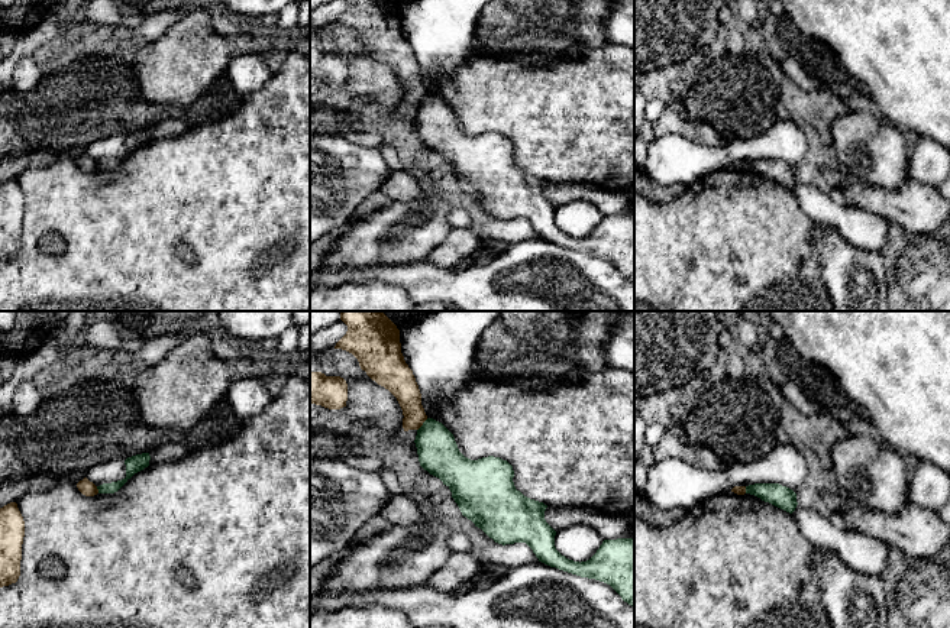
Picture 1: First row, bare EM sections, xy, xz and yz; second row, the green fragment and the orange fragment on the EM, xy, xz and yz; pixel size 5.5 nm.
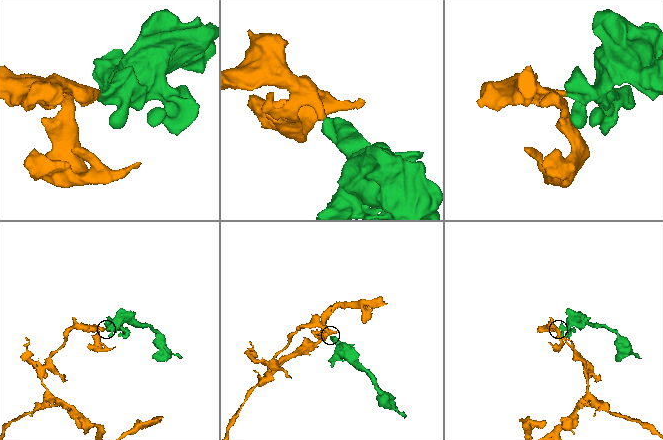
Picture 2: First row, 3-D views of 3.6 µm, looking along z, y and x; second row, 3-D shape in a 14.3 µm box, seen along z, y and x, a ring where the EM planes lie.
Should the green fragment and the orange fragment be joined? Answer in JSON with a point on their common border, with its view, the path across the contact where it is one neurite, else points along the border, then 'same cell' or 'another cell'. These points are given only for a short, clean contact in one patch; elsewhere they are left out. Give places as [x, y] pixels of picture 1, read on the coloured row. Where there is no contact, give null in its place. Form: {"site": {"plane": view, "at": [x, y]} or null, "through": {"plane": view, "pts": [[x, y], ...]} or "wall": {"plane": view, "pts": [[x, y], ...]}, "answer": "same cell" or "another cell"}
{"site": {"plane": "xz", "at": [423, 424]}, "wall": {"plane": "xz", "pts": [[427, 418], [417, 430]]}, "answer": "another cell"}

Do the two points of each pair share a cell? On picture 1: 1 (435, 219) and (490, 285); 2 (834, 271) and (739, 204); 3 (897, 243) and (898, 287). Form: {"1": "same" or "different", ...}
{"1": "different", "2": "different", "3": "same"}

